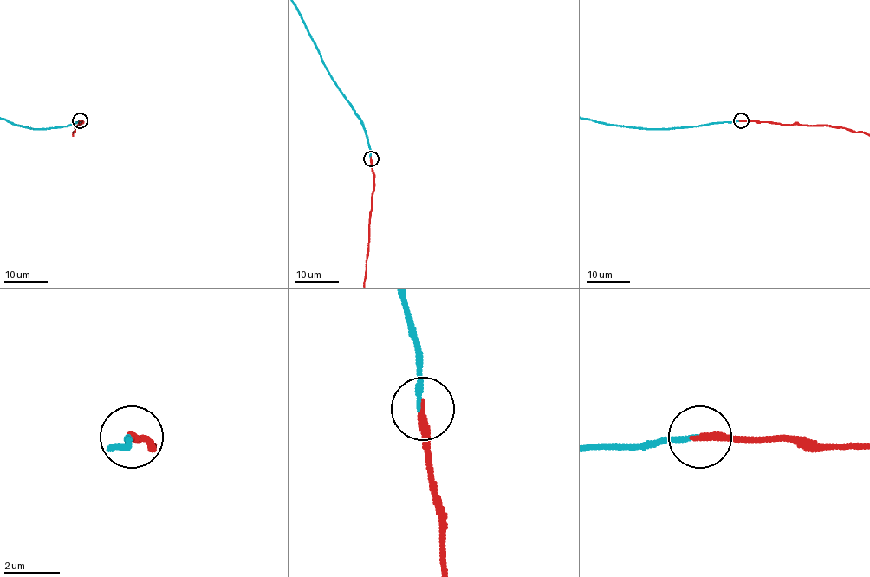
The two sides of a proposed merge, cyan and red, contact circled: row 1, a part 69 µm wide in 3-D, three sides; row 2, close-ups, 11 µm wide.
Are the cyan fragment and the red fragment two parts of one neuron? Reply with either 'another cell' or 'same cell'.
same cell

